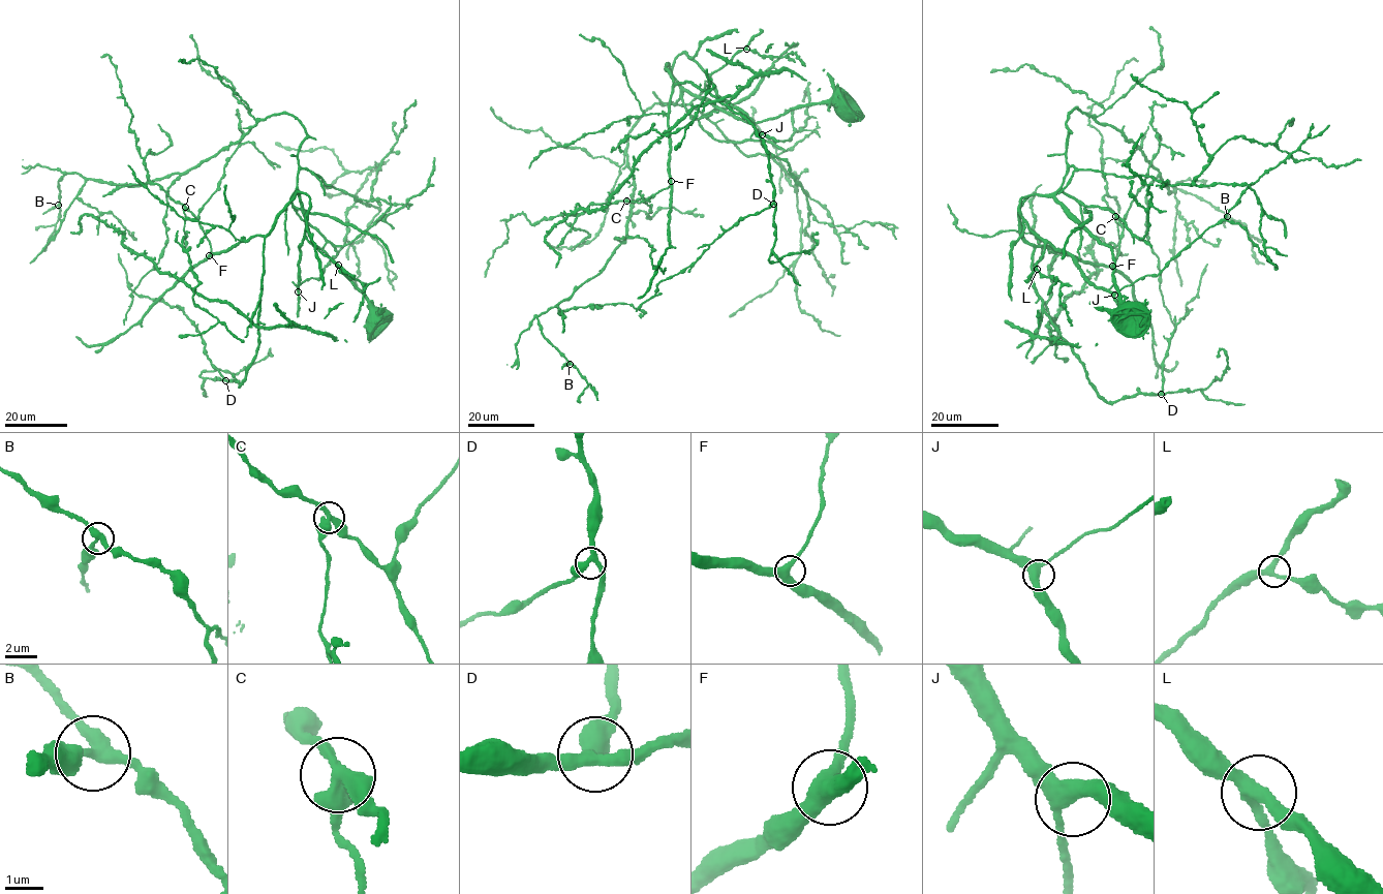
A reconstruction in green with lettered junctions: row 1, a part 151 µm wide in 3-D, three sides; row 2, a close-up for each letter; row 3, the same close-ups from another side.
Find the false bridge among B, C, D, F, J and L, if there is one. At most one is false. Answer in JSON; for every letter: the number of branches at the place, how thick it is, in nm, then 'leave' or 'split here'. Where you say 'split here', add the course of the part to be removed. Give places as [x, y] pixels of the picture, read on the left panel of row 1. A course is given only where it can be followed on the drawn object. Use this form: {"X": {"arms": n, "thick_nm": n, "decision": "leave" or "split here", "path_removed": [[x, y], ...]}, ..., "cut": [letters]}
{"B": {"arms": 3, "thick_nm": 320, "decision": "leave"}, "C": {"arms": 3, "thick_nm": 380, "decision": "split here", "path_removed": [[185, 207], [185, 248]]}, "D": {"arms": 3, "thick_nm": 360, "decision": "leave"}, "F": {"arms": 3, "thick_nm": 400, "decision": "leave"}, "J": {"arms": 3, "thick_nm": 400, "decision": "leave"}, "L": {"arms": 3, "thick_nm": 320, "decision": "leave"}, "cut": ["C"]}

